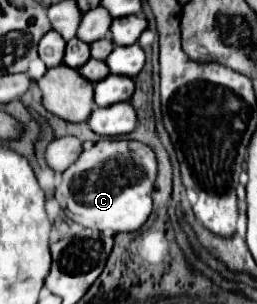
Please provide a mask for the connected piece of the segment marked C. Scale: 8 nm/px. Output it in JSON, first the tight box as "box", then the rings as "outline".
{"box":[45,135,157,233],"outline":[[[71,135],[55,139],[45,151],[49,167],[55,173],[63,173],[61,185],[55,191],[55,199],[59,201],[65,215],[75,223],[103,233],[137,231],[153,209],[151,193],[155,191],[157,179],[157,157],[153,149],[131,139],[103,139],[91,149],[85,149],[83,153],[81,151],[81,141]]]}

